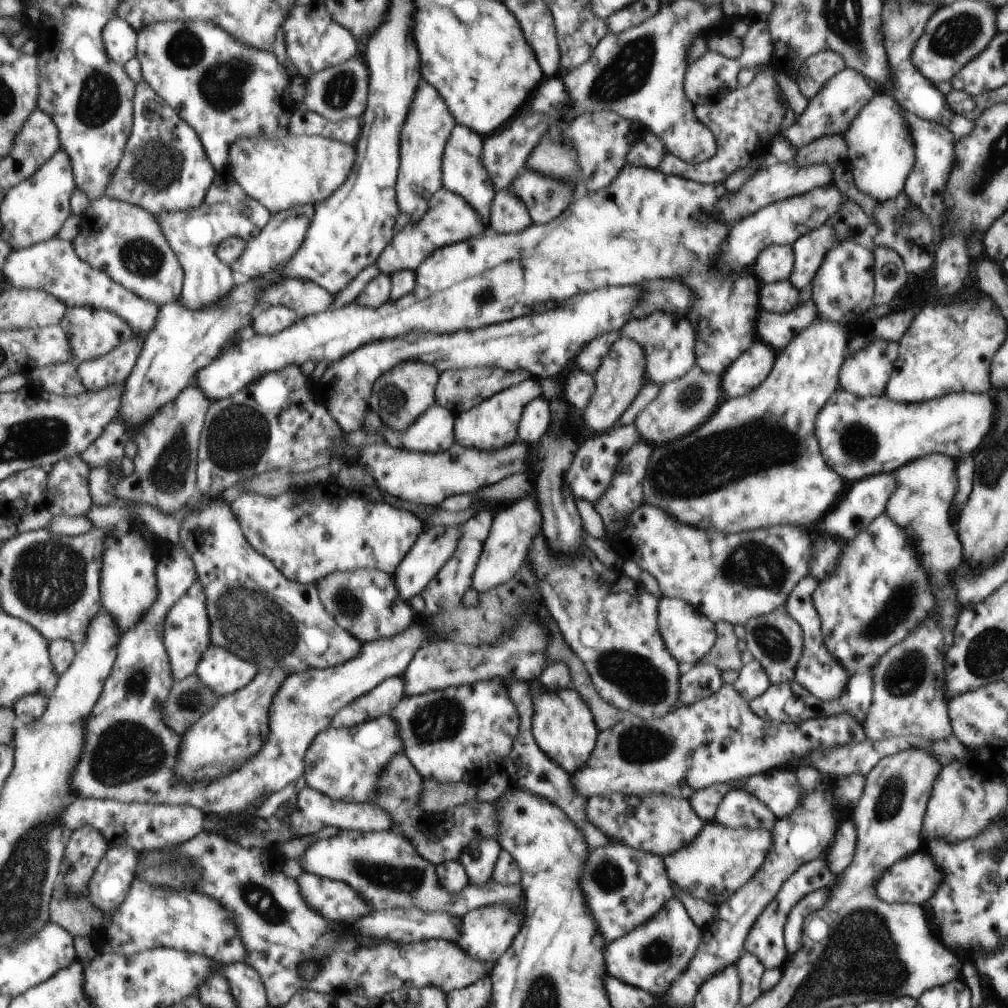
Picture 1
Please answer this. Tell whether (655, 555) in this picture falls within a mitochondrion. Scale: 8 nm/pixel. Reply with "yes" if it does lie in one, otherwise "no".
no

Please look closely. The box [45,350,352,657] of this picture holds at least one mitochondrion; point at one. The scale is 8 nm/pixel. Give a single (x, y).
(239, 436)

